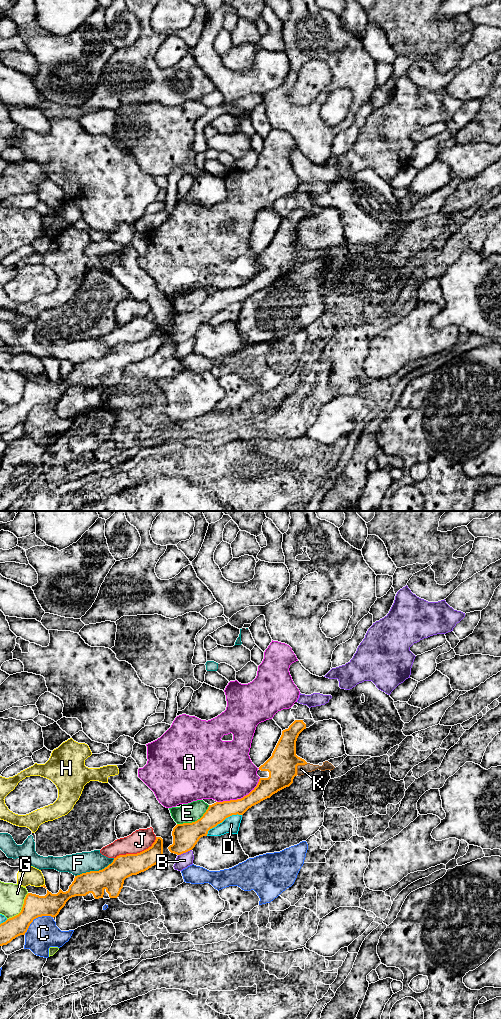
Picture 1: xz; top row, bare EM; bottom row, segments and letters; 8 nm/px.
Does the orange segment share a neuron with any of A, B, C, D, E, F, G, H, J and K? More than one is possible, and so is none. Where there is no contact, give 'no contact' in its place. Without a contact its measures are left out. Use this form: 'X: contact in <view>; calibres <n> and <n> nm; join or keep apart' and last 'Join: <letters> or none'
A: contact in xz; calibres 160 and 460 nm; keep apart
B: contact in xz; calibres 200 and 120 nm; keep apart
C: contact in xz; calibres 180 and 240 nm; keep apart
D: contact in xz; calibres 160 and 130 nm; keep apart
E: contact in xz; calibres 200 and 160 nm; keep apart
F: contact in xz; calibres 200 and 170 nm; keep apart
G: contact in xz; calibres 180 and 200 nm; keep apart
H: contact in xz; calibres 20 and 160 nm; keep apart
J: contact in xz; calibres 190 and 170 nm; keep apart
K: contact in xz; calibres 240 and 80 nm; join
Join: K

